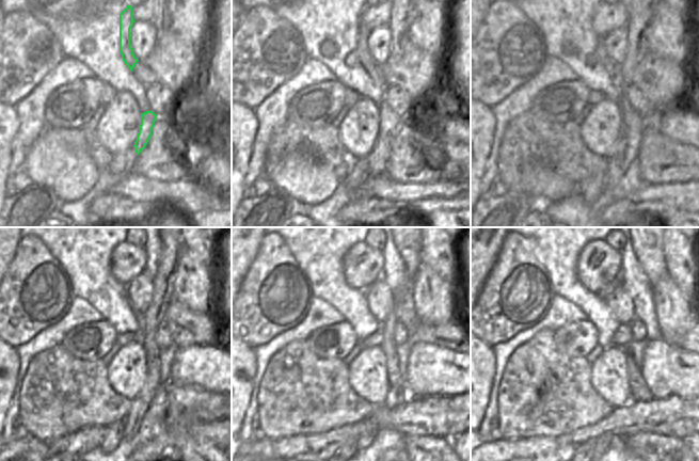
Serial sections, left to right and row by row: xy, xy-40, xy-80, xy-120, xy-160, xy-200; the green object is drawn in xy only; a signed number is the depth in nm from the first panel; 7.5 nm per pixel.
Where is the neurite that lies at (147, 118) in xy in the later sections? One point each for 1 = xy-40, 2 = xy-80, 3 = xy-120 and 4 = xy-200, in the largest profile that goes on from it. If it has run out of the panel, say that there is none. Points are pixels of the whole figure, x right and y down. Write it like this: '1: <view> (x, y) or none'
1: xy-40 (390, 122)
2: xy-80 (631, 133)
3: xy-120 (139, 406)
4: xy-200 (601, 444)

